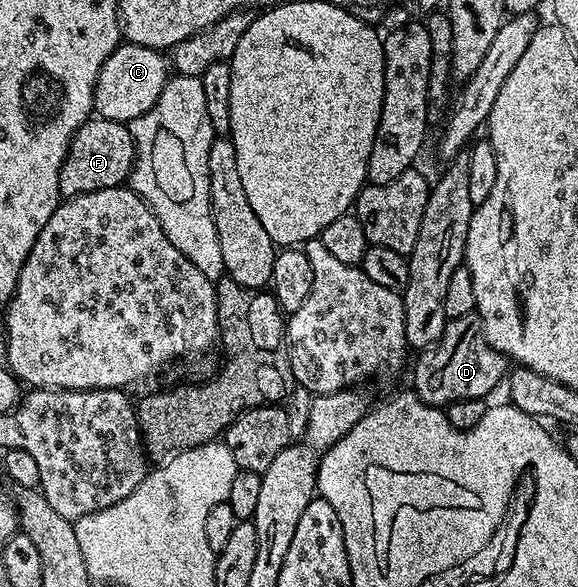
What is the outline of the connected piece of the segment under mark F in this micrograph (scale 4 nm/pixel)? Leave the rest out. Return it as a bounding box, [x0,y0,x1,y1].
[60,118,136,198]

